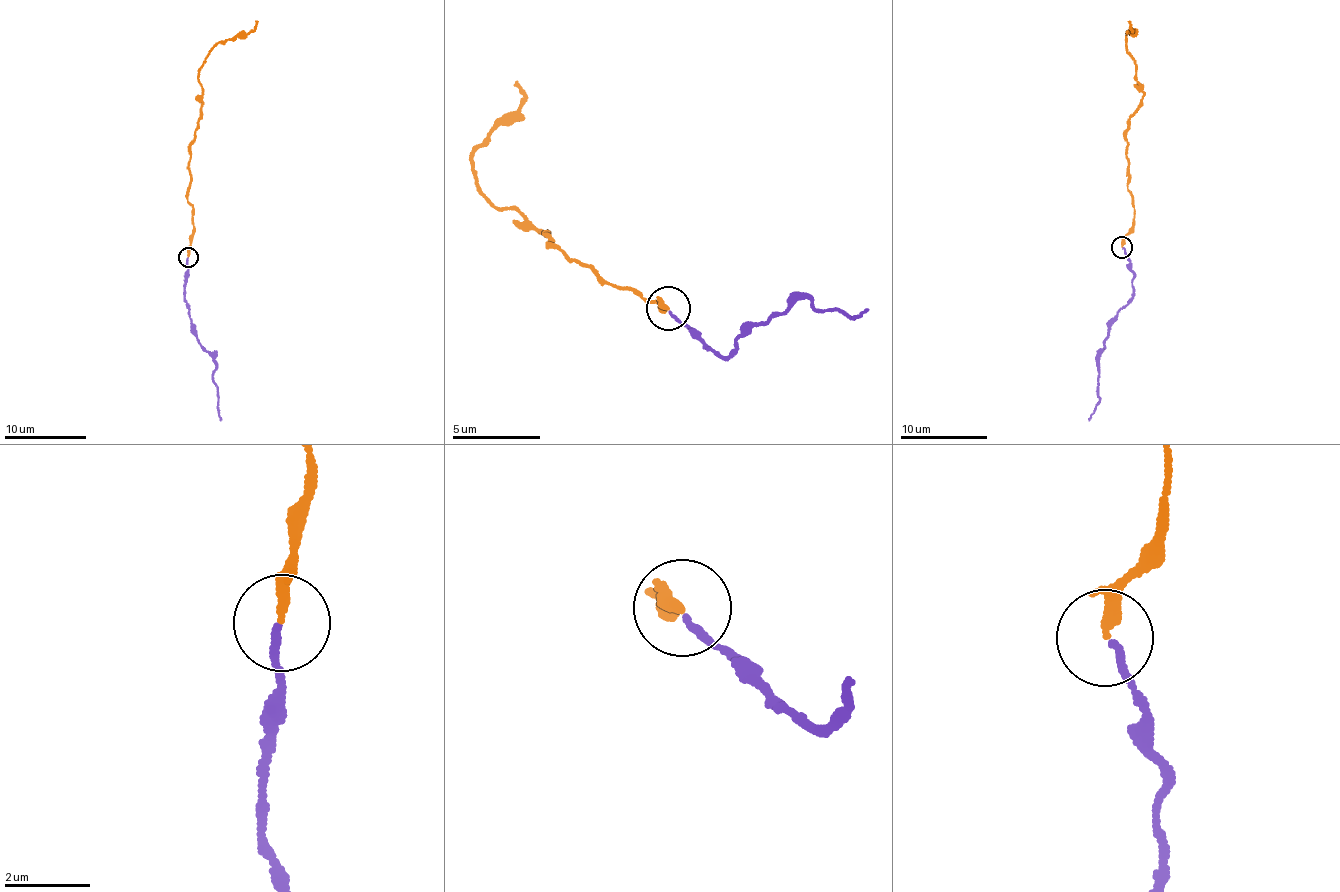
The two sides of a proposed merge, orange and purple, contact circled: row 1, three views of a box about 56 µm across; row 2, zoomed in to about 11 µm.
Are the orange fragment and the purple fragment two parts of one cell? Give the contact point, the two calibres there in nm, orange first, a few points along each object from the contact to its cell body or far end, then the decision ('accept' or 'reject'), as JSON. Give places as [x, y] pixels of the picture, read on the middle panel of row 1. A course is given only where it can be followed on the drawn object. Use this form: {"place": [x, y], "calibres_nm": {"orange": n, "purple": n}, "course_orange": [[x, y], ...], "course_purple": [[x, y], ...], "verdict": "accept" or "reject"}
{"place": [668, 308], "calibres_nm": {"orange": 240, "purple": 160}, "course_orange": [[669, 306], [610, 284], [541, 228], [479, 192], [470, 162], [498, 123], [517, 120], [519, 82]], "course_purple": [[671, 312], [697, 331], [704, 347], [726, 359], [751, 325], [801, 298], [856, 321], [864, 309]], "verdict": "accept"}

